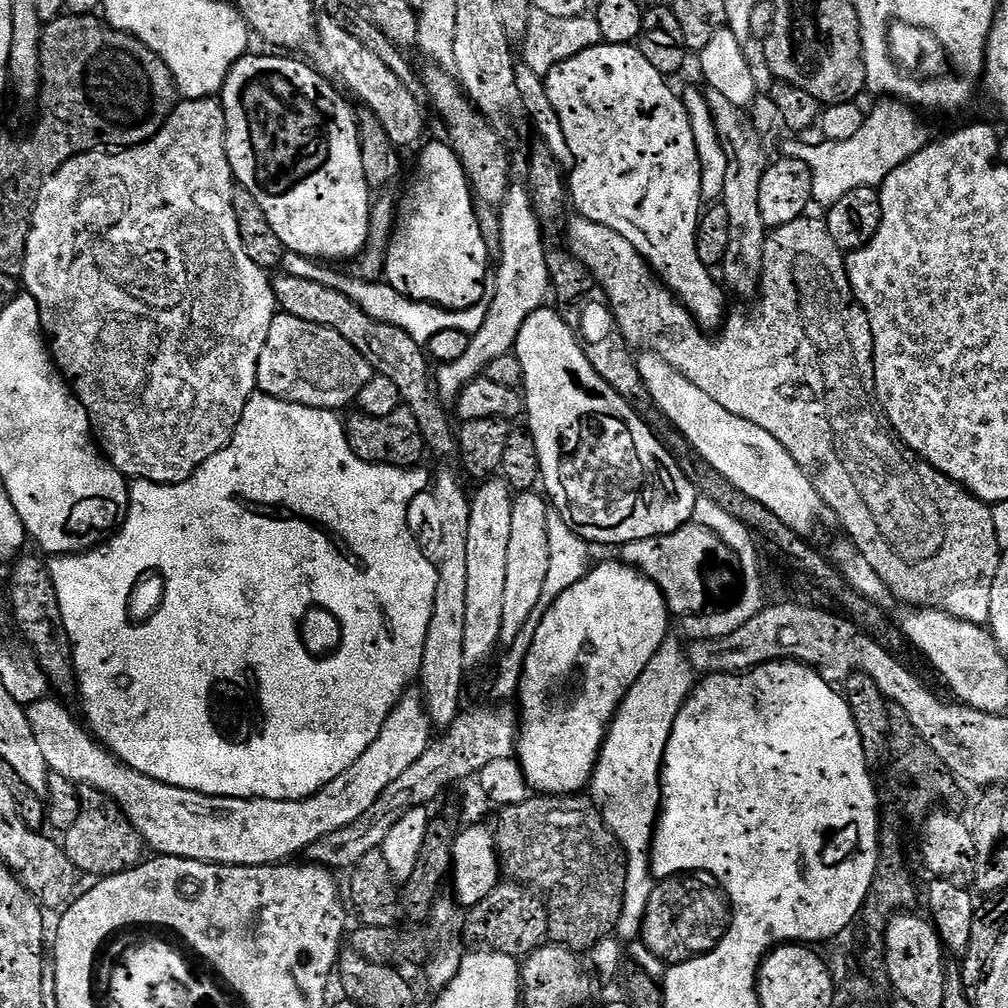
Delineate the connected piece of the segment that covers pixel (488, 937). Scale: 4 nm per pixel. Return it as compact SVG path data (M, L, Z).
M501 882L496 885L496 889L489 894L485 900L475 904L467 913L468 921L464 924L464 932L472 940L477 940L477 945L487 946L491 951L501 952L507 956L517 958L527 958L541 947L548 940L547 923L528 924L528 892L529 889L525 885L515 882Z

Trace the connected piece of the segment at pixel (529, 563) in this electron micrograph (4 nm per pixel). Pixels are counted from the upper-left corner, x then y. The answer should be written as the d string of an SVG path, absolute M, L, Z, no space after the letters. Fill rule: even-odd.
M537 491L517 493L513 497L509 556L506 558L505 597L502 606L502 630L500 631L500 641L505 647L510 647L518 637L532 609L538 603L544 587L551 556L547 532L549 511L547 499Z

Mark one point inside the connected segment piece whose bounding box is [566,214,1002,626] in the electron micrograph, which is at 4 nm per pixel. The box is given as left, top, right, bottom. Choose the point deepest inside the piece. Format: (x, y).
(802, 366)

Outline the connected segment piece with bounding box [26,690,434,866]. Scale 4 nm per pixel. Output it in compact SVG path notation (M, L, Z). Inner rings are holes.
M409 691L394 706L394 710L386 718L378 738L370 742L366 754L350 766L334 782L330 782L313 796L304 800L243 800L229 796L211 796L194 790L182 790L178 786L170 786L150 778L146 774L138 774L138 770L120 763L103 744L99 743L91 731L79 719L75 720L62 705L59 699L45 698L27 705L28 721L34 730L34 738L46 757L49 769L62 774L62 778L70 778L77 786L96 788L109 796L126 814L126 818L138 830L145 845L153 853L161 856L177 856L190 858L207 864L233 864L234 866L266 866L291 861L299 854L307 853L308 847L318 838L326 838L326 834L334 834L334 830L342 830L342 826L350 826L350 822L358 822L366 810L378 800L386 786L395 782L401 774L406 774L422 754L426 754L428 745L434 739L434 725L428 719L428 709L419 691Z

